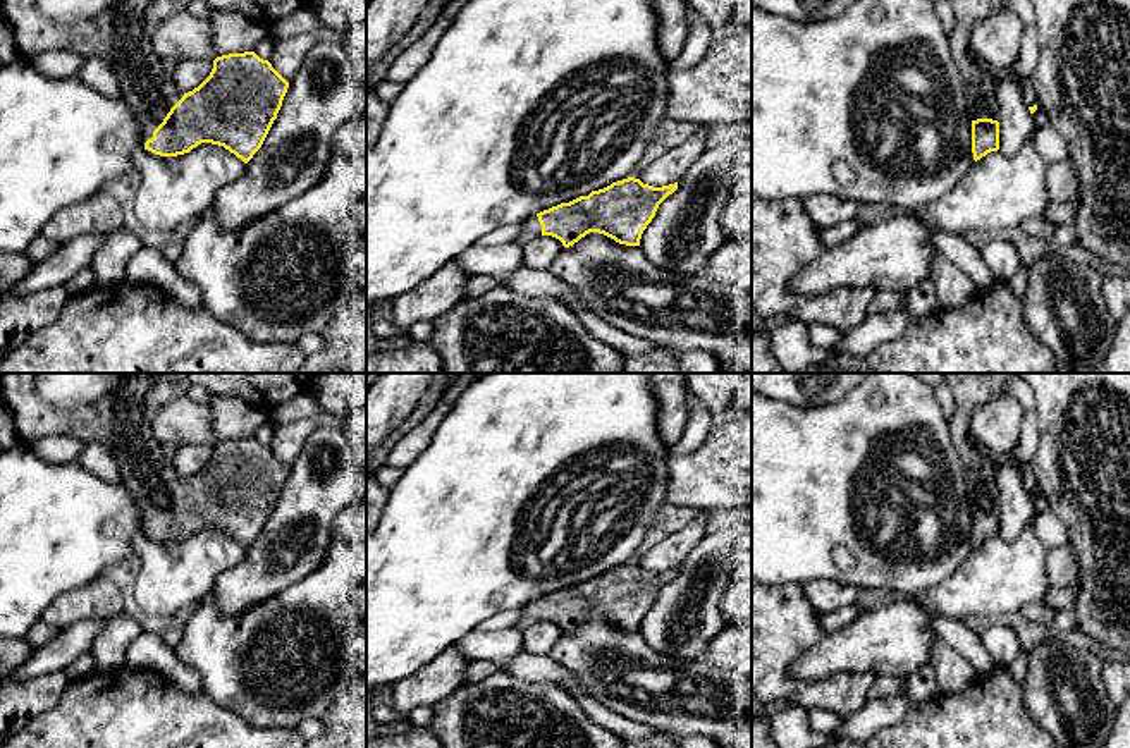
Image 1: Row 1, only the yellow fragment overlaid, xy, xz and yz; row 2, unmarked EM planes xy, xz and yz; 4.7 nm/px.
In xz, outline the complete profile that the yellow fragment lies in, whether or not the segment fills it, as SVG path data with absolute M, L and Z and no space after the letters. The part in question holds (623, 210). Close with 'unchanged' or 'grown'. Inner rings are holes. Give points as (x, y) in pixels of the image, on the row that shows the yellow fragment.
M635 177L617 181L531 215L519 225L516 242L525 246L533 237L552 236L569 248L586 234L599 232L619 244L640 246L659 205L676 189L678 182L654 187Z; grown

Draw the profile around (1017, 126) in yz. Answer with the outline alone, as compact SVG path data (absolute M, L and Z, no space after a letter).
M998 77L996 105L999 122L999 150L1006 156L1016 155L1037 129L1034 117L1025 103L1022 81Z

